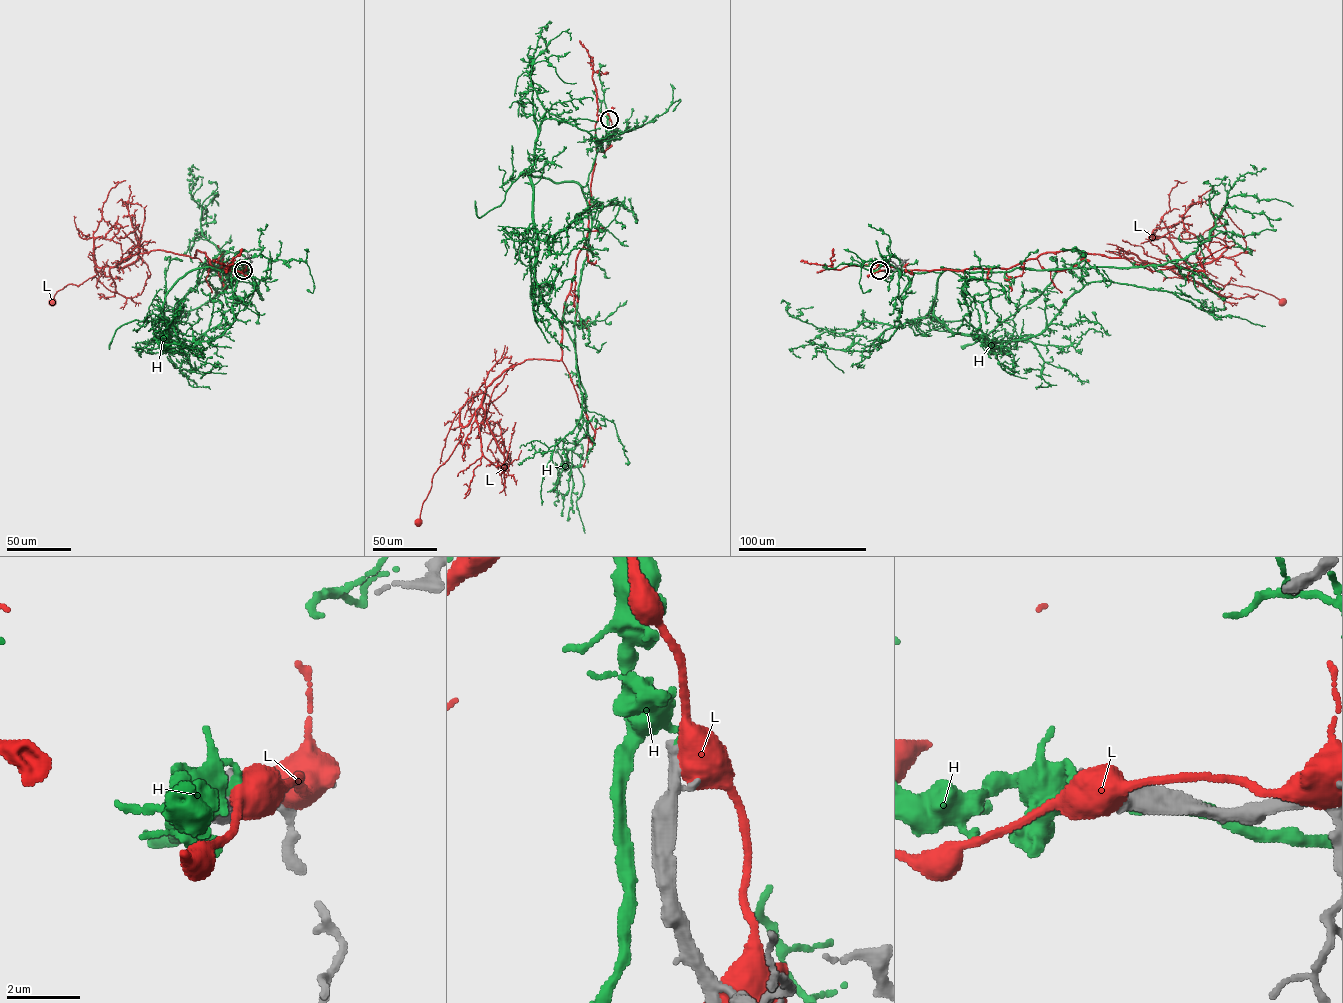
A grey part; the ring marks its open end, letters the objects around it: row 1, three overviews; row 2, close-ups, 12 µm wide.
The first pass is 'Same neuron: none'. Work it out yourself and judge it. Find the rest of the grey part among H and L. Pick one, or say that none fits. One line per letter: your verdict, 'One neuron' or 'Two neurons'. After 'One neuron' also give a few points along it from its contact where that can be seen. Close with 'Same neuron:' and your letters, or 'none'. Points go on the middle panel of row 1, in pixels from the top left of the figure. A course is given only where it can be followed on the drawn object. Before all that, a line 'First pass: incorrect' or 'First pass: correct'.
First pass: correct
H: Two neurons
L: Two neurons
Same neuron: none

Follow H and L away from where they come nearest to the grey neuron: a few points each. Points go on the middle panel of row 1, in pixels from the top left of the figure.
H: (609, 119), (582, 187), (591, 228), (574, 326), (587, 434), (566, 455), (583, 477), (576, 505), (585, 533)
L: (609, 120), (604, 111), (595, 126), (562, 357), (525, 359), (487, 387), (419, 522)

